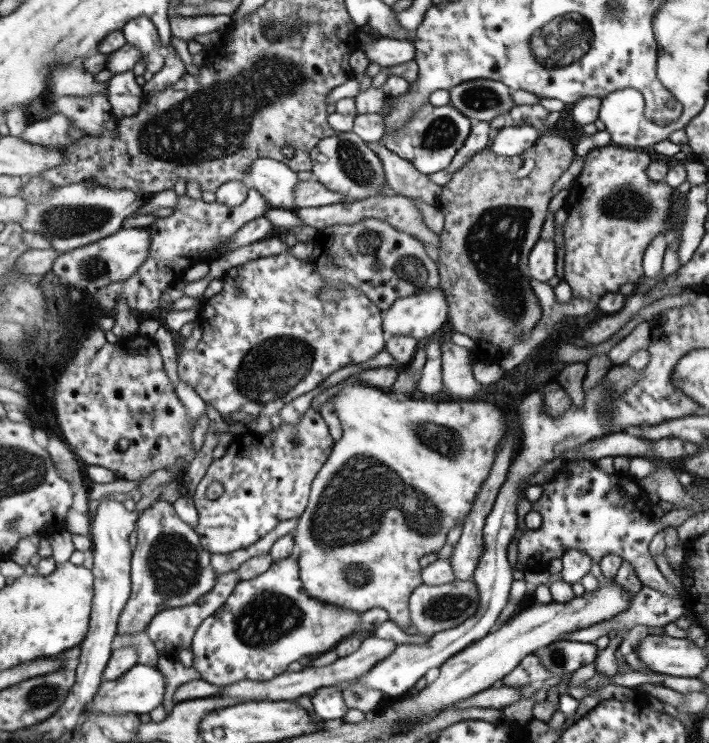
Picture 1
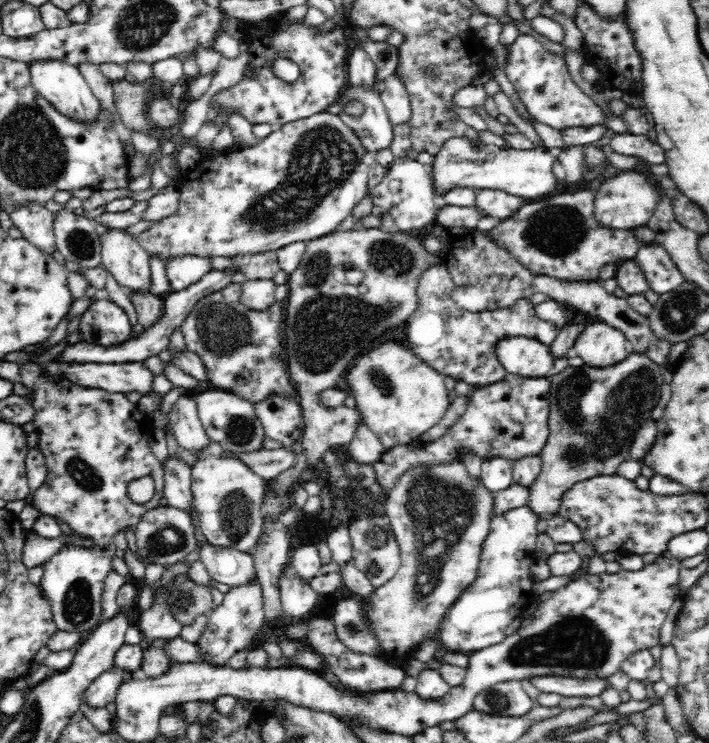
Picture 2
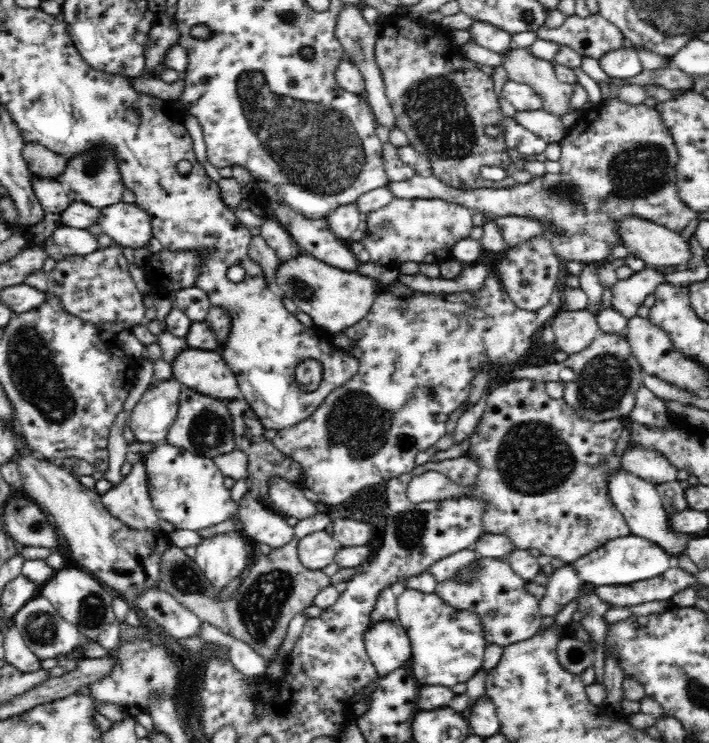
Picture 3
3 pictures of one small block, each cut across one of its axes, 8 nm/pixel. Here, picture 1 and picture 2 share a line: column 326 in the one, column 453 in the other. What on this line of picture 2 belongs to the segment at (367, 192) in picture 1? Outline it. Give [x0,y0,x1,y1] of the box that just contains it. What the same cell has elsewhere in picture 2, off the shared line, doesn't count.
[432,137,562,201]

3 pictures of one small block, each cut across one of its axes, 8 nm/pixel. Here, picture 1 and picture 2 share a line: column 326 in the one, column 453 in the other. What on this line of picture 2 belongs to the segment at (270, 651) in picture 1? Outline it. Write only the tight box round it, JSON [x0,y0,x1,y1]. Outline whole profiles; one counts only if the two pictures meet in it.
[437,505,541,654]

